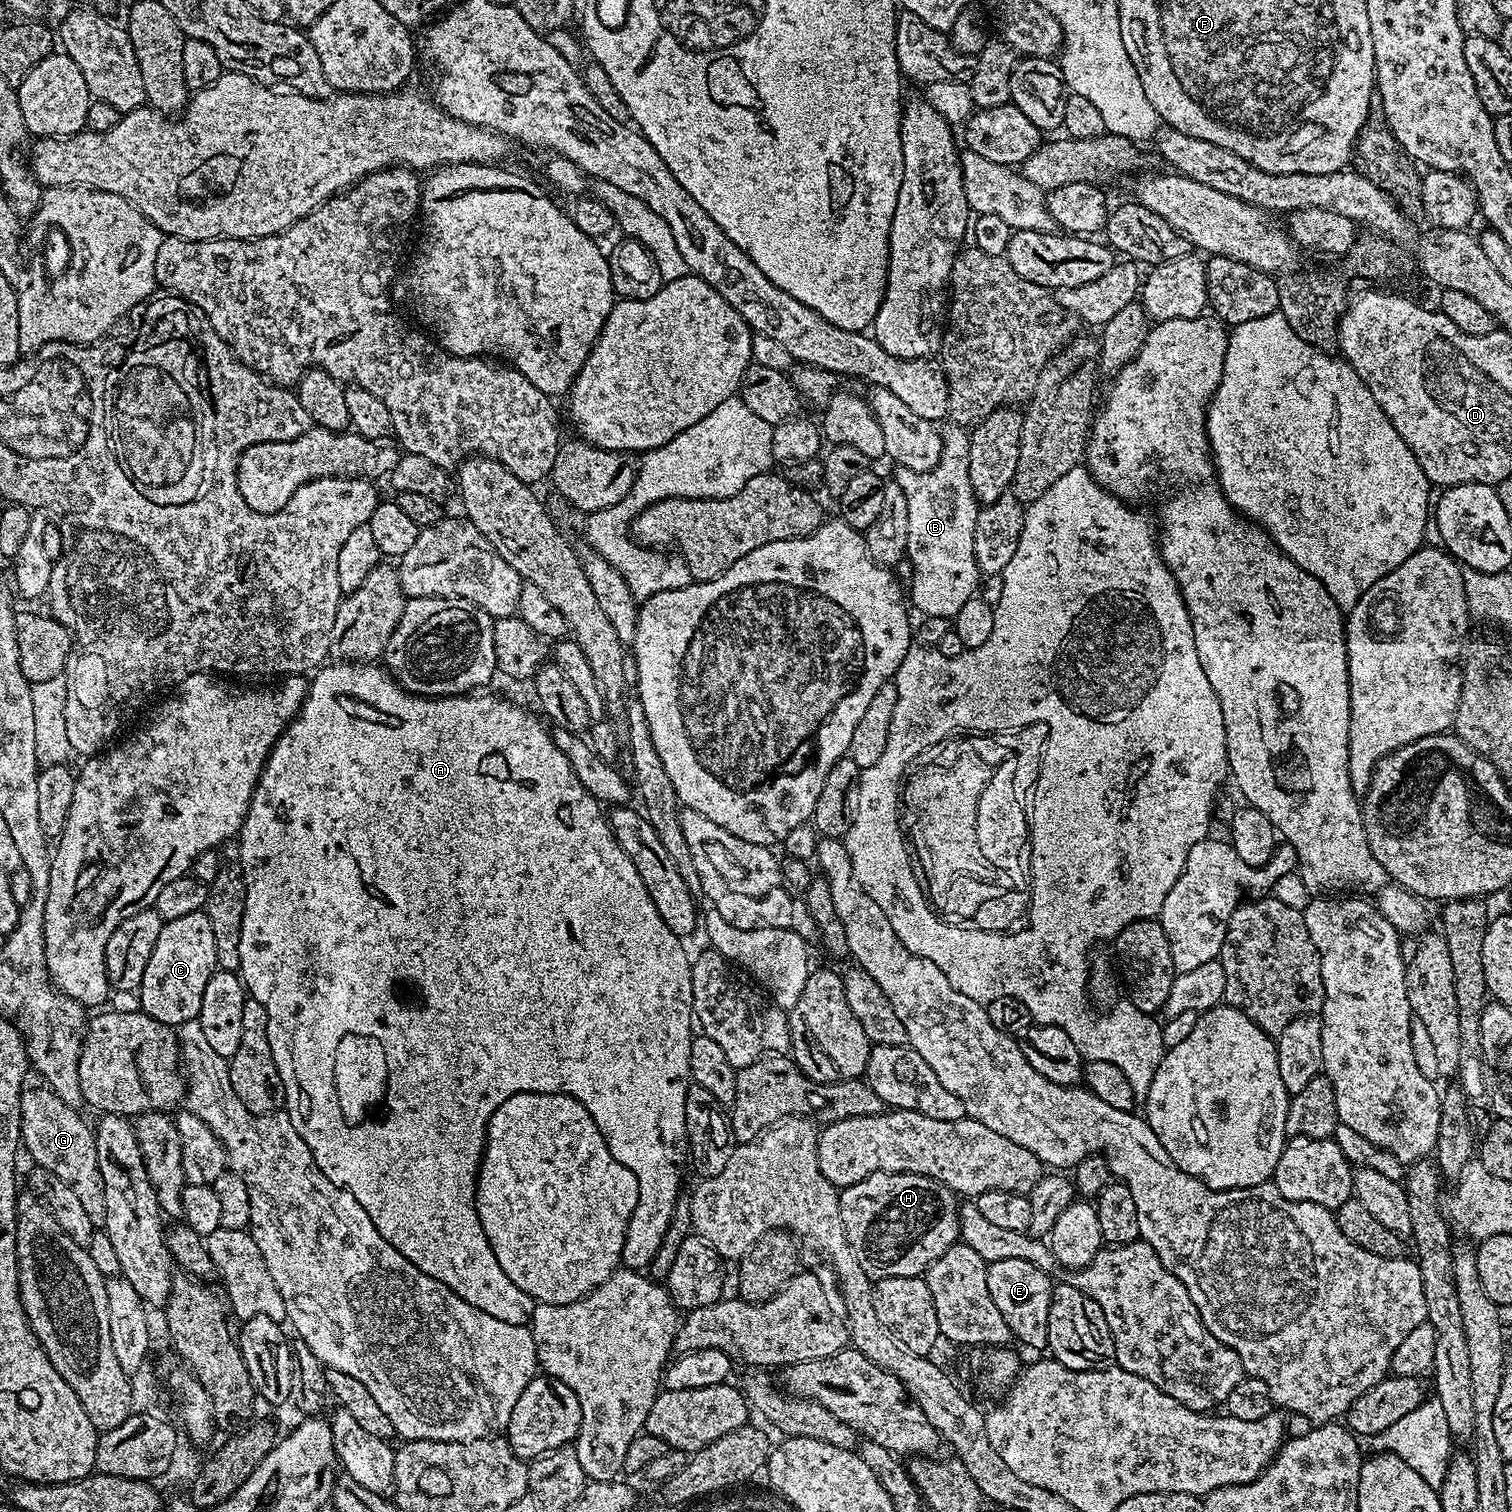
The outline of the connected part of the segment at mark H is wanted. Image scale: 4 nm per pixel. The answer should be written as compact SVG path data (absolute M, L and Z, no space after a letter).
M870 1174L840 1192L840 1213L854 1258L858 1258L858 1266L873 1282L882 1278L923 1277L928 1267L960 1240L956 1193L922 1174Z

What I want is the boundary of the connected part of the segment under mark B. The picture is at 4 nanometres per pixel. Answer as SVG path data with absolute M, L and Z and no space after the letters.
M960 456L960 476L956 476L956 484L952 484L952 476L936 476L936 471L926 470L915 472L897 467L894 483L906 494L906 507L909 514L909 546L907 563L912 563L912 592L910 588L910 604L913 609L920 611L921 617L934 618L952 617L962 610L962 605L971 596L977 595L976 588L982 580L978 562L974 556L975 520L978 511L978 501L970 486L970 456Z

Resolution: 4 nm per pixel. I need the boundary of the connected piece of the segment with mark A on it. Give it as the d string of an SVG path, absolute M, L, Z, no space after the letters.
M332 662L332 663L329 663L329 664L328 664L328 665L327 665L327 666L324 666L324 667L321 667L321 668L320 668L320 669L319 669L319 671L317 671L317 672L316 672L316 673L315 673L315 675L313 675L313 676L312 676L312 677L311 677L311 680L310 680L310 683L309 683L309 685L308 685L308 693L307 693L307 694L306 694L306 698L305 698L305 699L304 699L304 705L302 705L302 706L301 706L301 708L300 708L300 713L298 713L298 714L297 714L297 715L296 715L296 717L295 717L295 718L293 718L293 719L292 719L292 721L291 721L291 722L290 722L290 723L289 723L289 724L288 724L288 727L287 727L287 728L285 728L285 730L284 730L284 732L283 732L283 734L281 734L281 736L277 736L277 738L276 738L276 743L275 743L275 744L273 744L273 745L271 745L271 747L272 747L272 753L270 753L270 754L269 754L269 756L268 756L268 761L267 761L267 762L265 762L265 764L264 764L264 765L263 765L263 766L262 766L262 767L261 767L261 770L260 770L260 782L259 782L259 784L257 784L257 785L255 785L255 787L256 787L256 788L255 788L255 790L254 790L254 794L253 794L253 795L252 795L252 804L251 804L251 806L250 806L250 807L249 807L249 808L248 808L248 809L247 809L247 810L246 810L246 815L245 815L245 818L244 818L244 823L243 823L243 824L241 824L241 825L239 825L239 828L238 828L238 837L239 837L239 836L240 836L240 853L238 853L238 859L239 859L239 862L240 862L240 871L241 871L241 872L243 872L243 873L244 873L244 889L245 889L245 890L246 890L246 902L245 902L245 903L244 903L244 913L243 913L243 914L242 914L242 938L241 938L241 939L240 939L240 946L239 946L239 954L240 954L240 971L239 971L239 973L238 973L238 975L239 975L239 977L240 977L240 979L241 979L241 980L243 980L243 981L244 981L244 987L245 987L245 989L246 989L246 992L247 992L247 995L248 995L248 996L249 996L249 997L251 997L251 999L254 999L254 1000L257 1000L257 1001L258 1001L258 1002L262 1002L262 1006L263 1006L263 1007L264 1007L264 1009L265 1009L265 1010L266 1010L266 1018L267 1018L267 1019L268 1019L268 1021L267 1021L267 1022L266 1022L266 1030L267 1030L267 1031L268 1031L268 1037L269 1037L269 1038L270 1038L270 1050L271 1050L271 1051L272 1051L272 1053L273 1053L273 1054L274 1054L274 1066L278 1066L278 1074L279 1074L279 1075L280 1075L280 1081L281 1081L281 1082L282 1082L282 1086L283 1086L283 1087L284 1087L284 1108L285 1108L285 1109L286 1109L286 1111L287 1111L287 1114L288 1114L288 1117L289 1117L289 1118L290 1118L290 1122L294 1122L294 1130L298 1130L298 1134L302 1134L302 1142L306 1142L306 1146L310 1146L310 1154L311 1154L311 1155L312 1155L312 1157L313 1157L313 1158L314 1158L314 1162L315 1162L315 1163L316 1163L316 1165L317 1165L317 1166L318 1166L318 1170L322 1170L322 1174L326 1174L326 1178L330 1178L330 1182L334 1182L334 1183L335 1183L335 1184L337 1184L337 1185L338 1185L338 1186L339 1186L339 1188L345 1188L345 1189L346 1189L346 1190L347 1190L347 1191L348 1191L348 1192L349 1192L349 1193L350 1193L350 1194L354 1194L354 1198L355 1198L355 1199L356 1199L356 1200L357 1200L357 1201L358 1201L358 1202L359 1202L359 1204L360 1204L360 1205L361 1205L361 1206L362 1206L362 1210L366 1210L366 1214L370 1214L370 1222L374 1222L374 1226L375 1226L375 1227L376 1227L376 1229L377 1229L377 1230L378 1230L378 1234L382 1234L382 1238L386 1238L386 1242L390 1242L390 1246L394 1246L394 1250L398 1250L398 1254L402 1254L402 1255L403 1255L403 1256L405 1256L405 1258L407 1258L407 1260L409 1260L409 1261L410 1261L410 1262L414 1262L414 1266L418 1266L418 1270L422 1270L422 1271L423 1271L423 1272L425 1272L425 1273L426 1273L426 1274L430 1274L430 1278L438 1278L438 1282L442 1282L442 1283L443 1283L443 1284L444 1284L444 1285L446 1285L446 1286L447 1286L447 1288L449 1288L449 1289L450 1289L450 1290L454 1290L454 1294L458 1294L458 1298L462 1298L462 1299L463 1299L463 1300L465 1300L465 1301L466 1301L466 1302L470 1302L470 1306L474 1306L474 1307L475 1307L475 1308L477 1308L477 1309L478 1309L478 1310L482 1310L482 1311L483 1311L483 1312L485 1312L485 1313L486 1313L486 1314L490 1314L490 1315L491 1315L491 1316L493 1316L493 1317L494 1317L494 1318L502 1318L502 1322L510 1322L510 1323L511 1323L511 1324L522 1324L522 1323L525 1323L525 1321L527 1321L527 1320L528 1320L528 1319L529 1319L529 1317L531 1317L531 1315L532 1315L532 1310L533 1310L533 1307L534 1307L534 1301L533 1301L533 1300L532 1300L532 1299L530 1299L530 1297L529 1297L529 1296L528 1296L528 1295L526 1295L526 1293L524 1293L524 1292L523 1292L523 1291L522 1291L522 1290L518 1290L518 1286L514 1286L514 1282L510 1282L510 1278L506 1278L506 1274L505 1274L505 1273L504 1273L504 1271L503 1271L503 1270L502 1270L502 1266L498 1266L498 1258L494 1258L494 1250L490 1250L490 1242L486 1242L486 1230L482 1230L482 1222L478 1222L478 1214L477 1214L477 1213L476 1213L476 1175L477 1175L477 1174L478 1174L478 1173L479 1173L479 1172L480 1172L480 1159L482 1159L482 1158L483 1158L483 1157L484 1157L484 1139L485 1139L485 1138L486 1138L486 1134L487 1134L487 1133L488 1133L488 1123L489 1123L489 1122L490 1122L490 1118L491 1118L491 1117L492 1117L492 1115L493 1115L493 1114L494 1114L494 1110L498 1110L498 1106L502 1106L502 1102L506 1102L506 1098L510 1098L510 1097L511 1097L511 1096L513 1096L513 1095L514 1095L514 1094L518 1094L518 1093L519 1093L519 1092L545 1092L545 1093L546 1093L546 1094L558 1094L558 1093L559 1093L559 1092L561 1092L561 1093L562 1093L562 1094L566 1094L566 1095L567 1095L567 1096L573 1096L573 1097L574 1097L574 1099L575 1099L575 1100L577 1100L577 1101L578 1101L578 1102L582 1102L582 1103L583 1103L583 1104L584 1104L584 1105L585 1105L585 1106L586 1106L586 1110L587 1110L587 1111L588 1111L588 1113L589 1113L589 1114L590 1114L590 1118L594 1118L594 1122L595 1122L595 1123L596 1123L596 1125L597 1125L597 1126L598 1126L598 1130L599 1130L599 1131L600 1131L600 1133L601 1133L601 1134L602 1134L602 1138L603 1138L603 1139L604 1139L604 1141L605 1141L605 1142L606 1142L606 1146L607 1146L607 1147L608 1147L608 1149L609 1149L609 1150L610 1150L610 1154L614 1154L614 1158L615 1158L615 1159L616 1159L616 1160L617 1160L617 1161L618 1161L618 1162L622 1162L622 1166L626 1166L626 1170L630 1170L630 1171L631 1171L631 1172L632 1172L632 1173L633 1173L633 1174L634 1174L634 1178L638 1178L638 1206L634 1206L634 1214L633 1214L633 1215L632 1215L632 1217L631 1217L631 1218L630 1218L630 1222L629 1222L629 1223L628 1223L628 1229L627 1229L627 1230L626 1230L626 1242L625 1242L625 1243L624 1243L624 1249L623 1249L623 1250L622 1250L622 1254L621 1254L621 1255L620 1255L620 1258L621 1258L621 1261L622 1261L622 1264L623 1264L623 1267L624 1267L624 1268L625 1268L625 1269L628 1269L628 1270L644 1270L644 1269L647 1269L647 1267L646 1267L646 1266L647 1266L647 1264L648 1264L648 1263L650 1263L650 1262L651 1262L651 1260L652 1260L652 1259L654 1259L654 1258L655 1258L655 1256L656 1256L656 1255L658 1255L658 1254L659 1254L659 1252L660 1252L660 1247L662 1247L662 1246L663 1246L663 1244L664 1244L664 1235L666 1235L666 1234L667 1234L667 1232L668 1232L668 1227L670 1227L670 1226L671 1226L671 1224L672 1224L672 1215L674 1215L674 1214L675 1214L675 1212L676 1212L676 1199L678 1199L678 1198L679 1198L679 1196L680 1196L680 1167L682 1167L682 1166L683 1166L683 1164L684 1164L684 1167L685 1167L685 1164L686 1164L686 1148L685 1148L685 1144L686 1144L686 1137L685 1137L685 1135L684 1135L684 1123L685 1123L685 1122L686 1122L686 1090L687 1090L687 1089L688 1089L688 1085L689 1085L689 1083L690 1083L690 1077L689 1077L689 1075L688 1075L688 1071L689 1071L689 1070L690 1070L690 1042L691 1042L691 1041L692 1041L692 1037L693 1037L693 1035L694 1035L694 1013L693 1013L693 1010L692 1010L692 960L691 960L691 959L690 959L690 955L689 955L689 956L688 956L688 952L687 952L687 950L686 950L686 949L684 949L684 944L685 944L685 941L684 941L684 940L683 940L683 939L681 939L681 937L679 937L679 936L676 936L676 935L675 935L675 934L674 934L674 930L670 930L670 929L669 929L669 928L668 928L668 927L667 927L667 926L666 926L666 922L662 922L662 914L658 914L658 906L654 906L654 898L650 898L650 894L649 894L649 893L648 893L648 891L647 891L647 890L646 890L646 882L642 882L642 877L640 877L640 876L639 876L639 875L638 875L638 870L637 870L637 868L636 868L636 867L635 867L635 866L634 866L634 862L630 862L630 858L626 858L626 850L622 850L622 846L618 846L618 842L617 842L617 841L616 841L616 839L615 839L615 838L614 838L614 834L613 834L613 833L612 833L612 826L611 826L611 824L609 824L609 822L608 822L608 818L607 818L607 815L606 815L606 812L605 812L605 809L604 809L604 808L603 808L603 807L602 807L602 805L601 805L601 803L600 803L600 802L599 802L599 801L597 801L597 800L596 800L596 799L595 799L595 798L594 798L594 797L592 797L592 796L591 796L591 795L590 795L590 794L589 794L589 793L588 793L588 792L587 792L587 790L586 790L586 788L585 788L585 787L584 787L584 786L582 786L582 784L581 784L581 783L580 783L580 781L579 781L579 780L578 780L578 777L577 777L577 775L576 775L576 774L574 774L574 770L572 770L572 769L571 769L571 766L570 766L570 762L568 762L568 761L567 761L567 758L566 758L566 754L562 754L562 752L561 752L561 750L558 750L558 748L557 748L557 746L556 746L556 745L555 745L555 742L554 742L554 740L553 740L553 733L552 733L552 732L551 732L551 731L549 731L549 729L548 729L548 730L546 730L546 729L544 729L544 724L545 724L545 721L544 721L544 720L543 720L543 719L541 719L541 717L540 717L540 716L539 716L539 715L537 715L537 713L536 713L536 712L535 712L535 714L536 714L536 716L537 716L537 717L536 717L536 716L535 716L535 714L534 714L534 713L532 713L532 712L523 712L523 710L522 710L522 709L520 709L520 708L519 708L519 706L518 706L518 705L516 705L516 704L511 704L511 702L510 702L510 701L508 701L508 700L503 700L503 698L502 698L502 697L500 697L500 696L480 696L480 695L484 695L484 694L469 694L469 695L466 695L466 696L442 696L442 697L439 697L439 698L425 698L425 697L422 697L422 696L413 696L413 695L412 695L412 693L410 693L410 692L405 692L405 691L404 691L404 689L403 689L403 688L401 688L401 687L400 687L400 685L399 685L399 684L397 684L397 683L396 683L396 681L395 681L395 680L393 680L393 679L392 679L392 676L391 676L391 674L389 674L389 672L388 672L388 671L387 671L387 670L385 670L385 669L384 669L384 668L383 668L383 667L381 667L381 665L380 665L380 664L379 664L379 663L376 663L376 662Z

